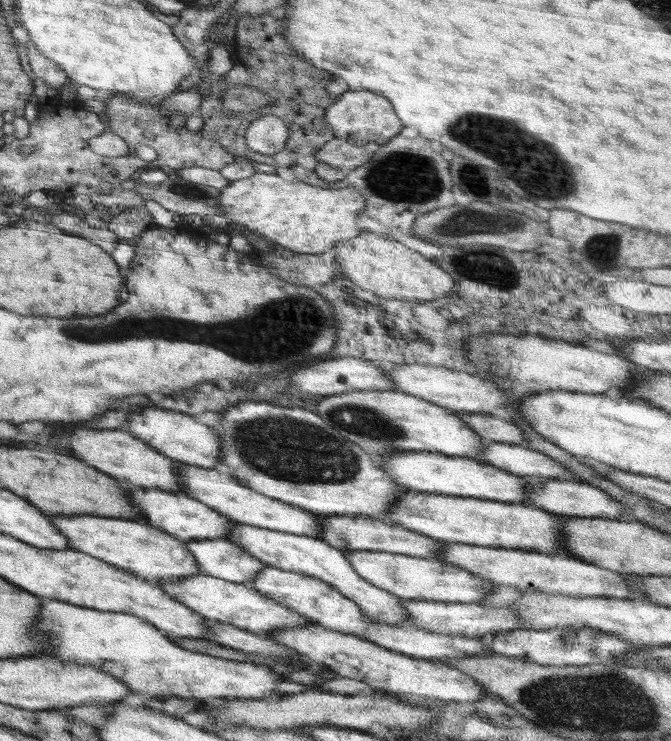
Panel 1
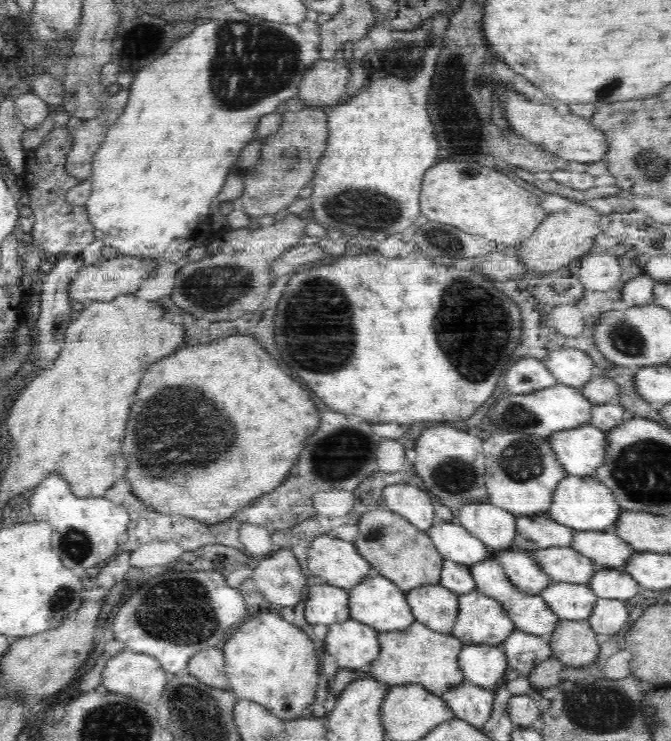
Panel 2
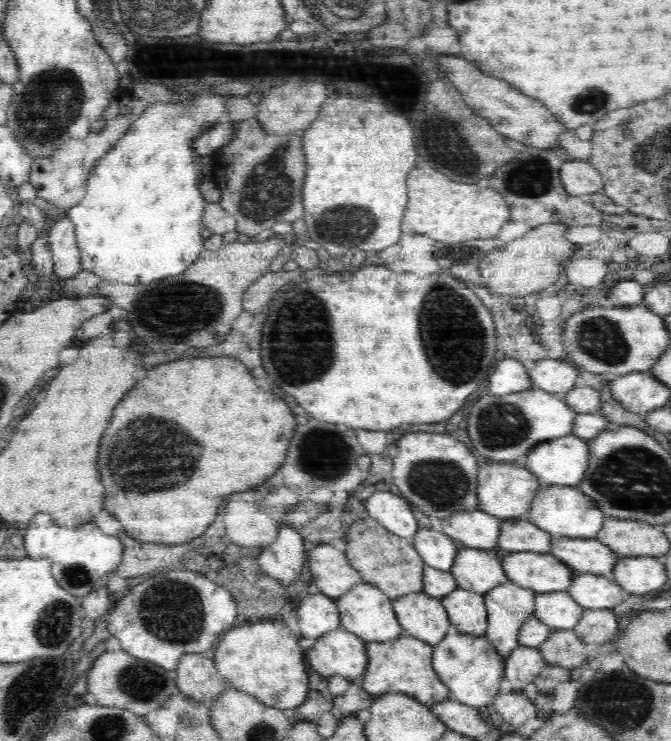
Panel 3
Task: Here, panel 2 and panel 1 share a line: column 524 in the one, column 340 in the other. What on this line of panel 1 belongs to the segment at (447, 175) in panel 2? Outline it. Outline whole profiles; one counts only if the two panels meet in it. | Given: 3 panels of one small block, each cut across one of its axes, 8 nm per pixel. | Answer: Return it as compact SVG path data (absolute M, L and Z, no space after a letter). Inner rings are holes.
M256 172L248 178L231 181L220 191L218 204L226 218L230 218L235 224L250 228L252 232L278 243L294 253L319 255L332 250L339 240L357 237L360 231L363 231L363 228L358 226L357 216L363 213L367 200L352 186L318 188L300 180L297 183L288 183L277 174Z

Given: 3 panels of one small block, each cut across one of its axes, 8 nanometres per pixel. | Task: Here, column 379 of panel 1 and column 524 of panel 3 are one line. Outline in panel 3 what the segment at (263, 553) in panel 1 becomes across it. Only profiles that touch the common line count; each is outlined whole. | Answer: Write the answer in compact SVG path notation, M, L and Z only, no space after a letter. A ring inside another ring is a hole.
M508 580L483 594L486 610L488 611L485 636L491 641L496 652L504 661L507 660L514 649L520 646L520 643L518 643L520 628L534 612L536 593L532 589L524 588Z

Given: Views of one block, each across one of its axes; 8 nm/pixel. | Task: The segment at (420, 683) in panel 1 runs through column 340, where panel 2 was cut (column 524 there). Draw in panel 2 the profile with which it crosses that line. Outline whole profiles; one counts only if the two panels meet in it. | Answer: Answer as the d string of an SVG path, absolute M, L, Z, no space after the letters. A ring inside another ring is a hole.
M514 630L502 643L510 668L527 677L534 667L553 656L548 637Z

